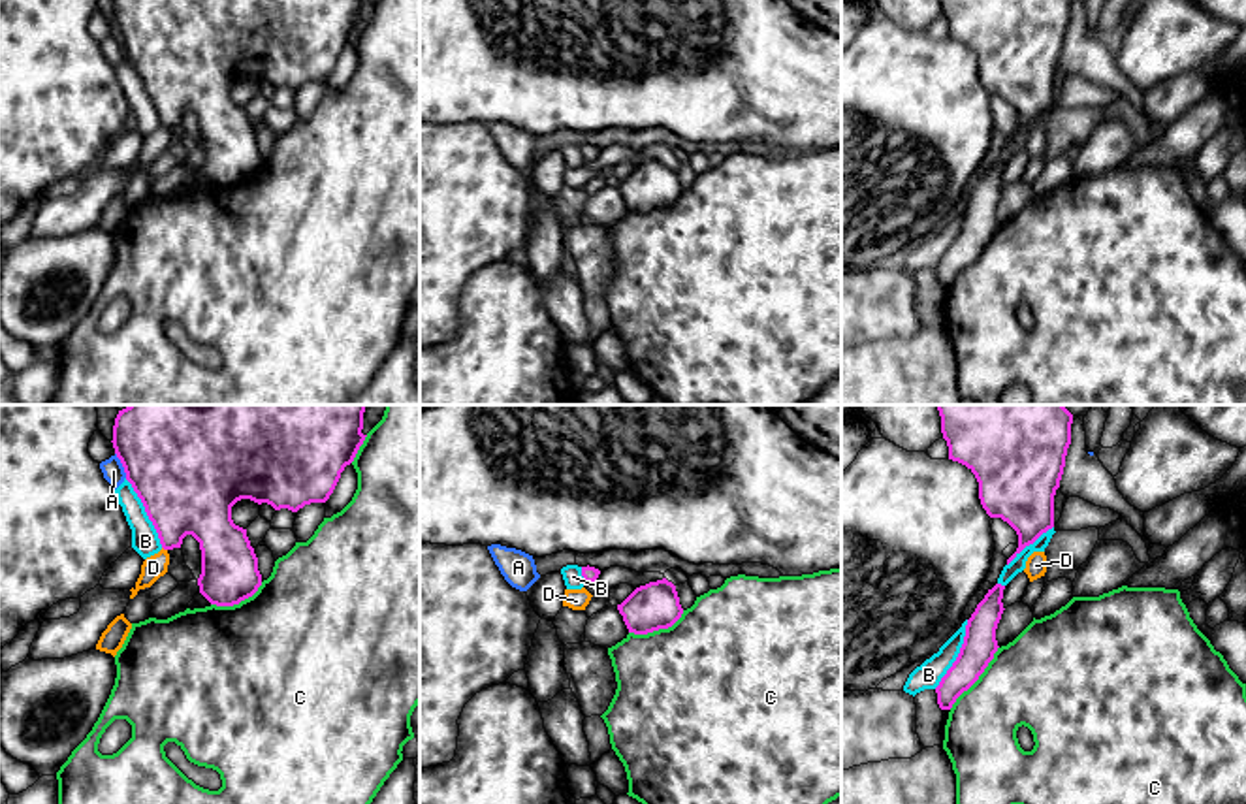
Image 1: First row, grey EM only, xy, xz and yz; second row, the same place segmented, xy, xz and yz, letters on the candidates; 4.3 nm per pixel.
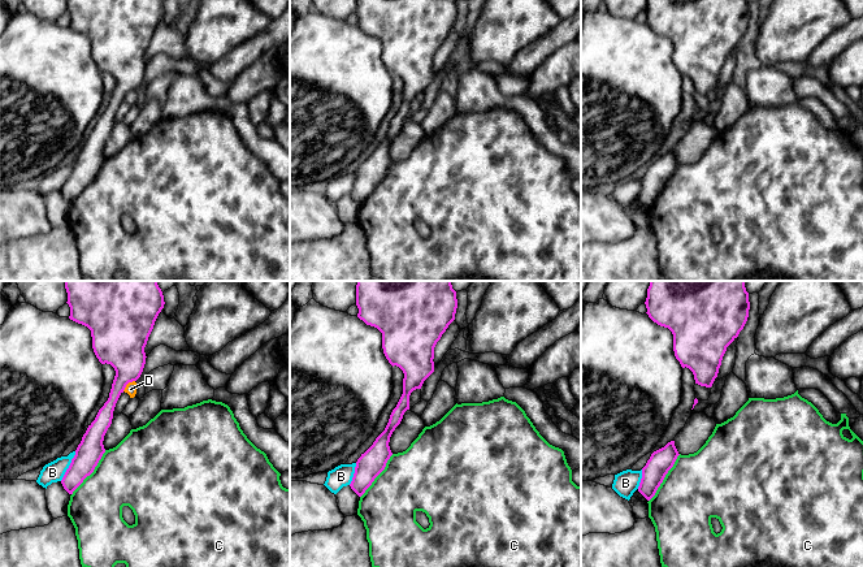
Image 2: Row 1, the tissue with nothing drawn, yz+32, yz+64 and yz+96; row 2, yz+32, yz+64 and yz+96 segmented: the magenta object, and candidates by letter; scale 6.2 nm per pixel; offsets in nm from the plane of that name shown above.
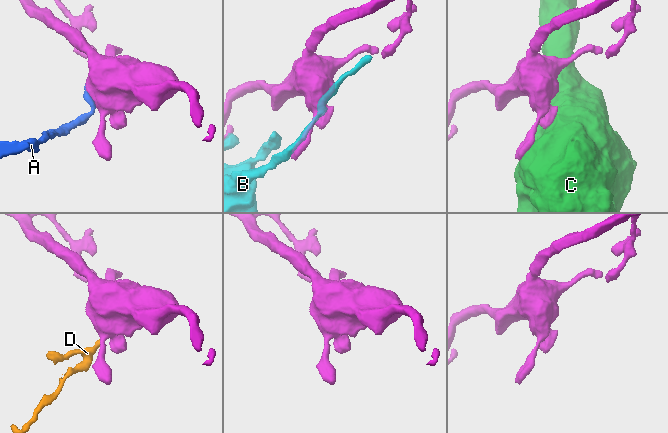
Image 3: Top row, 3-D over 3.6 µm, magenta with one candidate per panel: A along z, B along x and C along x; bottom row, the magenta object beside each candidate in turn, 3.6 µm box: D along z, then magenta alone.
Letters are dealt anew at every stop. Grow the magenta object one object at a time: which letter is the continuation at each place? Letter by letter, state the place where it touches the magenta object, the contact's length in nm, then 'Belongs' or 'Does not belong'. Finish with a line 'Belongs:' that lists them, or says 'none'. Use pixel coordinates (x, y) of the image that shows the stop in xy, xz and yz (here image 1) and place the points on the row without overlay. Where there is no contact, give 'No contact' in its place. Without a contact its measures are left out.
A: Touches magenta at xy (123, 44). Shared border 120 nm. Does not belong
B: Touches magenta at xy (145, 89). Shared border 340 nm. Does not belong
C: Touches magenta at yz (977, 257). Shared border 340 nm. Does not belong
D: Touches magenta at xy (164, 127). Shared border 30 nm. Does not belong
Belongs: none

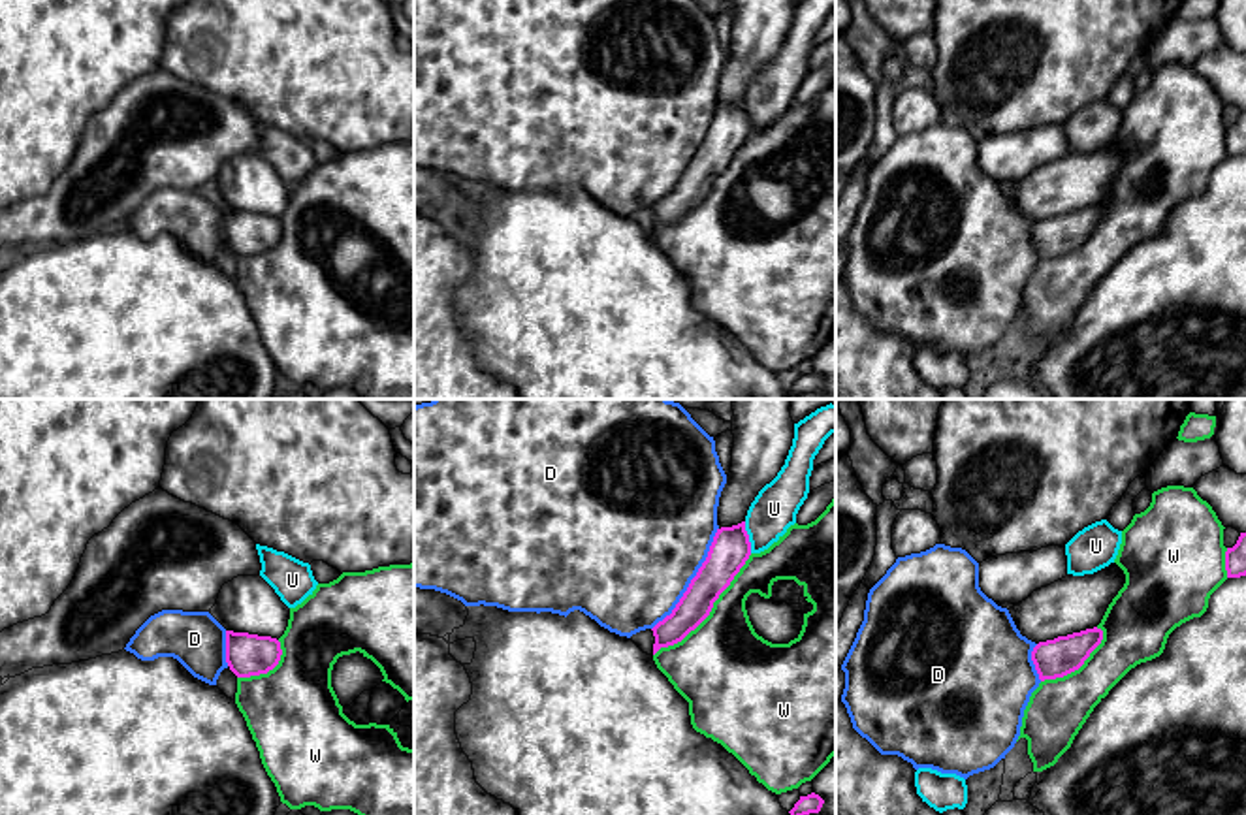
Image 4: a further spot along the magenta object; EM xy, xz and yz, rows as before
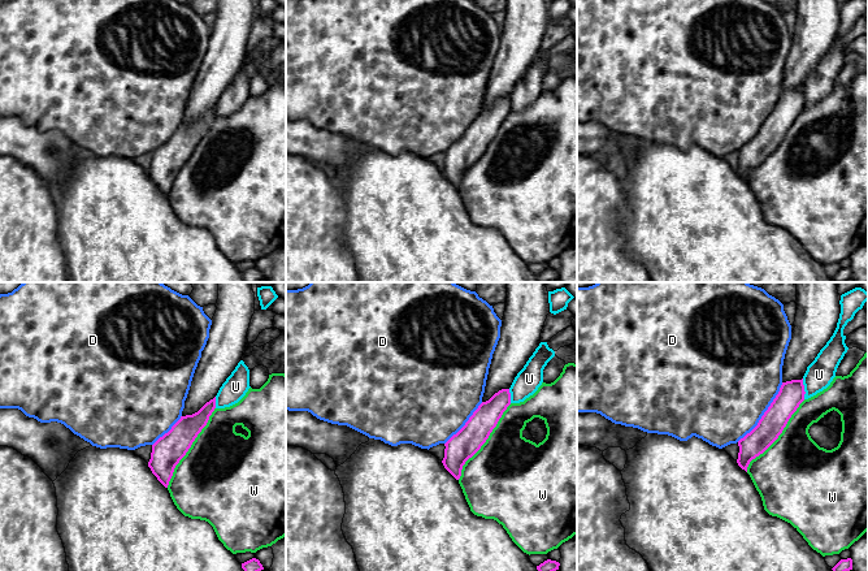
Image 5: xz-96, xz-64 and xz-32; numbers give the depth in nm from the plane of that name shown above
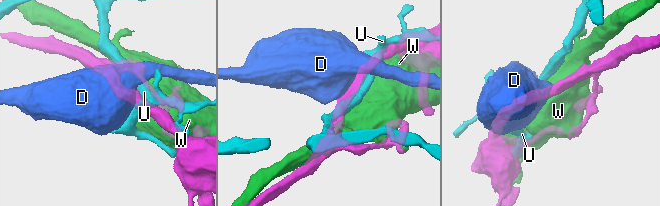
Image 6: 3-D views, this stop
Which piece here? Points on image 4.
D: Touches magenta at xz (691, 159). Shared border 500 nm. Belongs
U: Touches magenta at xz (748, 115). Shared border 140 nm. Does not belong
W: Touches magenta at xz (710, 189). Shared border 600 nm. Does not belong
Belongs: D

